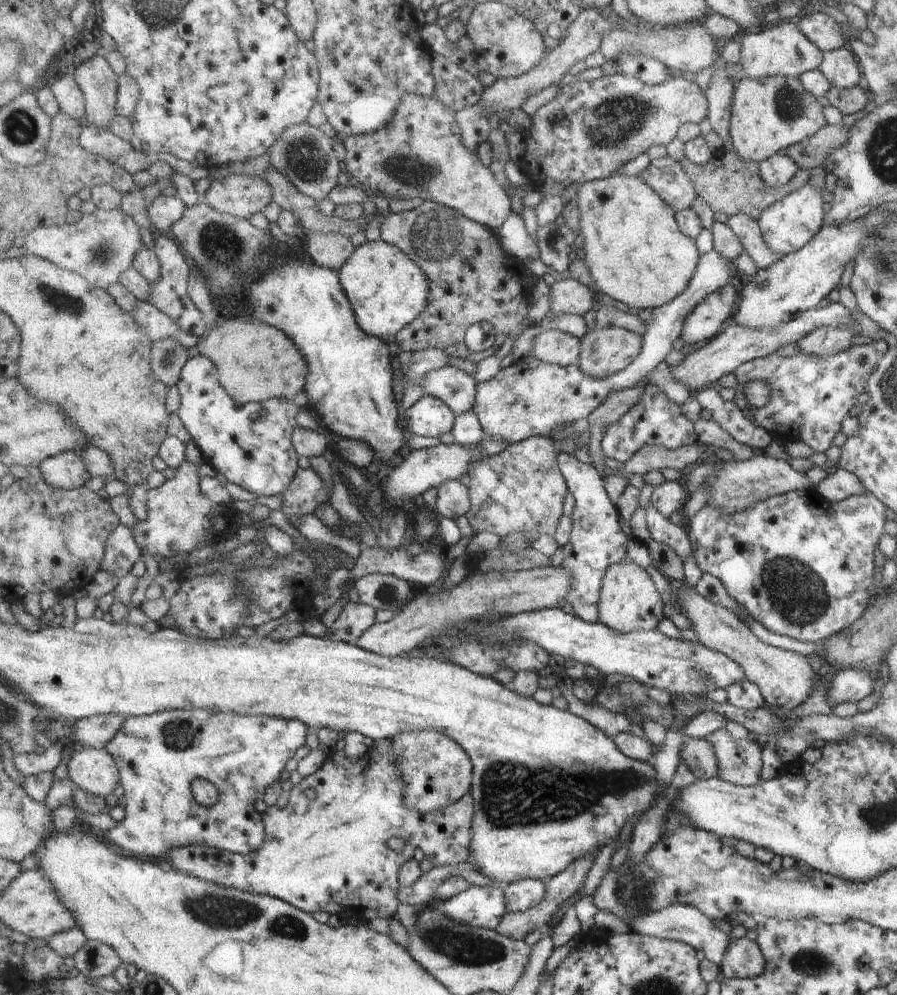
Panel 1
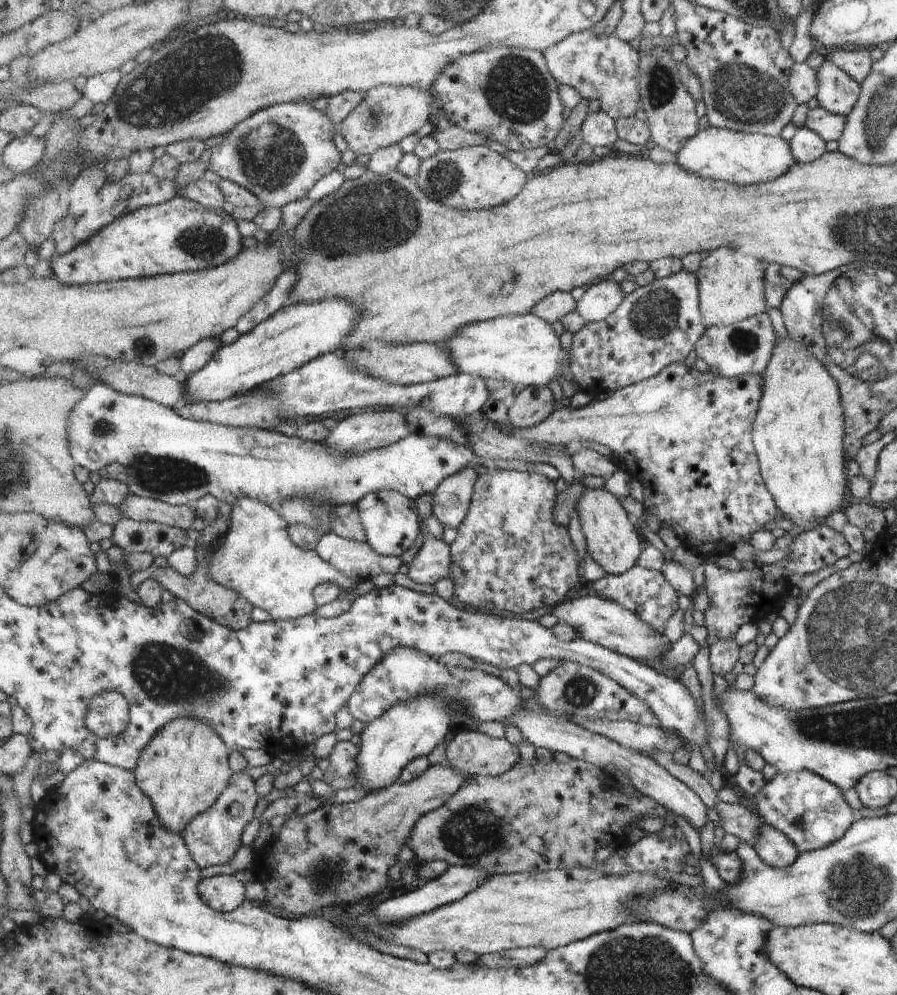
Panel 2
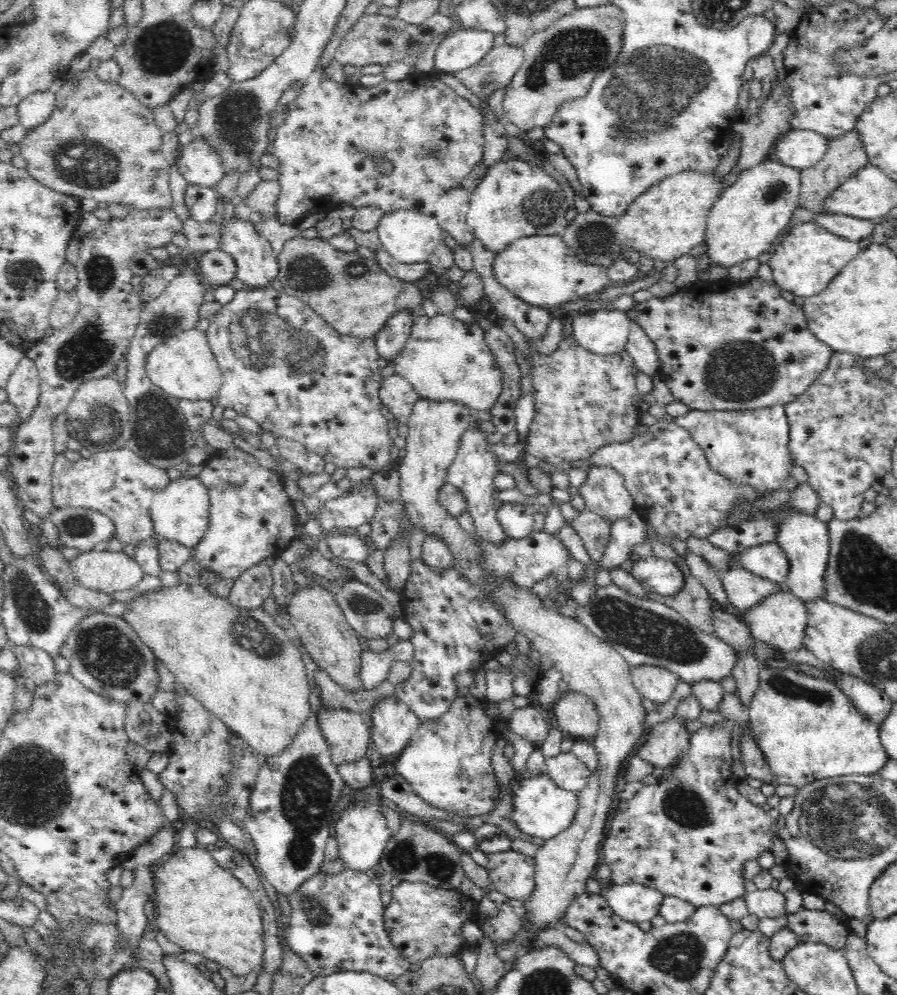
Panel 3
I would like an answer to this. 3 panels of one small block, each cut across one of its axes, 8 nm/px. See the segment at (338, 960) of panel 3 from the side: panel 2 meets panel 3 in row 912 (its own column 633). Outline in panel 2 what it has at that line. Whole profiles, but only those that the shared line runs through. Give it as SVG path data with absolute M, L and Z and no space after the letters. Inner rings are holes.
M683 269L664 279L655 279L651 284L638 287L629 293L606 321L587 323L578 333L572 335L569 372L581 391L597 396L602 391L618 391L629 385L656 377L665 367L683 362L689 352L695 349L704 330L703 316L699 309L697 278L692 272Z

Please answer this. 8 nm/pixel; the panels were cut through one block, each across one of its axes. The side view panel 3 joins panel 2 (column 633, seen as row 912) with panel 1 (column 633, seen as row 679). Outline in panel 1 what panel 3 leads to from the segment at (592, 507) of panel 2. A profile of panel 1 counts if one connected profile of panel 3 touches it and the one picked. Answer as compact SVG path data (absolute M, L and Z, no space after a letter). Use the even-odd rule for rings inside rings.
M623 561L610 566L603 578L599 602L600 622L622 633L655 631L665 618L663 596L659 594L653 578L638 563Z

